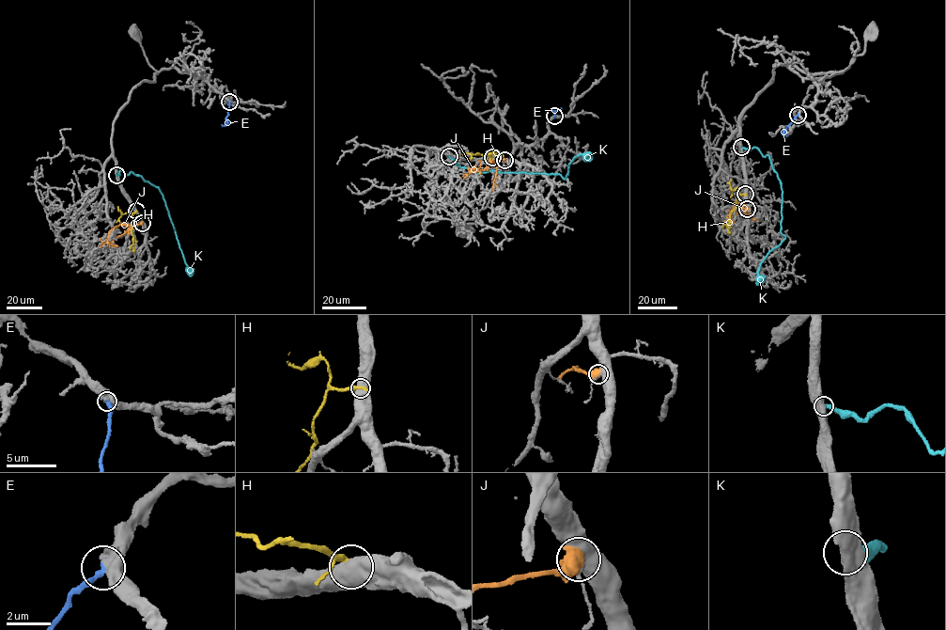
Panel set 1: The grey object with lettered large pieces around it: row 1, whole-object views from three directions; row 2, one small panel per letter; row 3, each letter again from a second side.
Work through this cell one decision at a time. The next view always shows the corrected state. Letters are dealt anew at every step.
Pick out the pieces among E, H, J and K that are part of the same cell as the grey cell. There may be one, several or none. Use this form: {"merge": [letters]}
{"merge": ["E"]}

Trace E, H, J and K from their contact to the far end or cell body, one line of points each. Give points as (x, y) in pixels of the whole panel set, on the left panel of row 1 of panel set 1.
E: (229, 102), (226, 123), (222, 124)
H: (137, 211), (131, 214), (133, 251)
J: (142, 223), (114, 227), (107, 236), (108, 242), (116, 246)
K: (116, 175), (121, 170), (127, 175), (132, 172), (159, 189), (187, 273), (191, 276)

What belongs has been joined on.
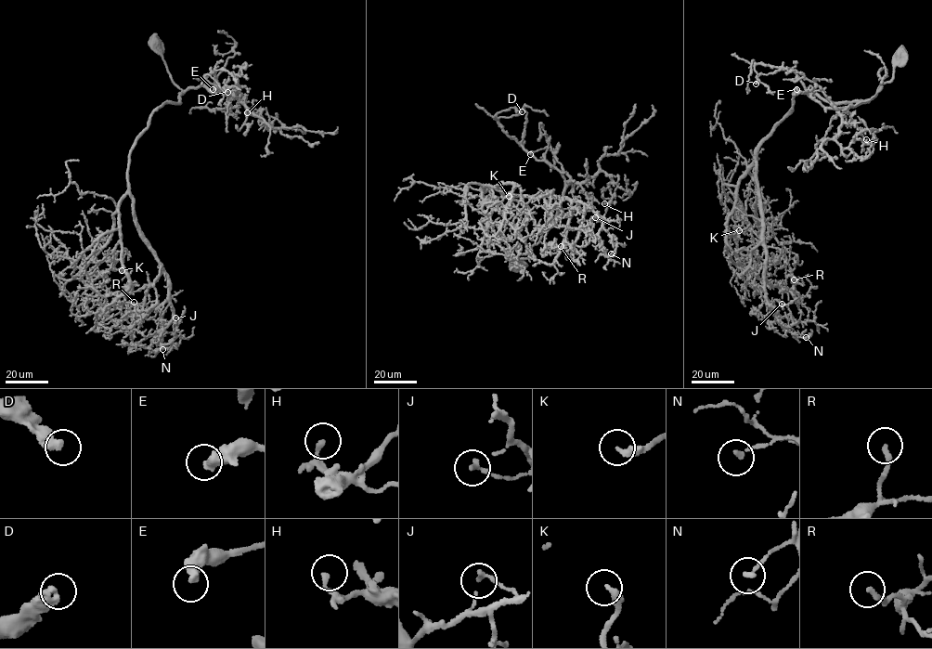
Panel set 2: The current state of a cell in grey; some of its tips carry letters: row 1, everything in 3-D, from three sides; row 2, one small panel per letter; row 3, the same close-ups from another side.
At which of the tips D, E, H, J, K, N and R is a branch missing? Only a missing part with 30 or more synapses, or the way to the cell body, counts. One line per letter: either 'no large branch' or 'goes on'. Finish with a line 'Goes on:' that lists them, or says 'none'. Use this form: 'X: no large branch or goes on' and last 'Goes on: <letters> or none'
D: no large branch
E: no large branch
H: no large branch
J: no large branch
K: no large branch
N: no large branch
R: no large branch
Goes on: none

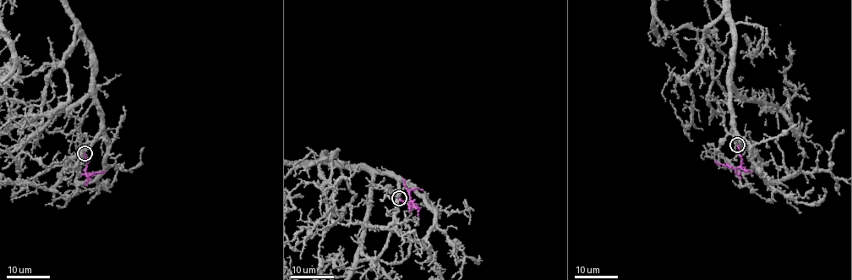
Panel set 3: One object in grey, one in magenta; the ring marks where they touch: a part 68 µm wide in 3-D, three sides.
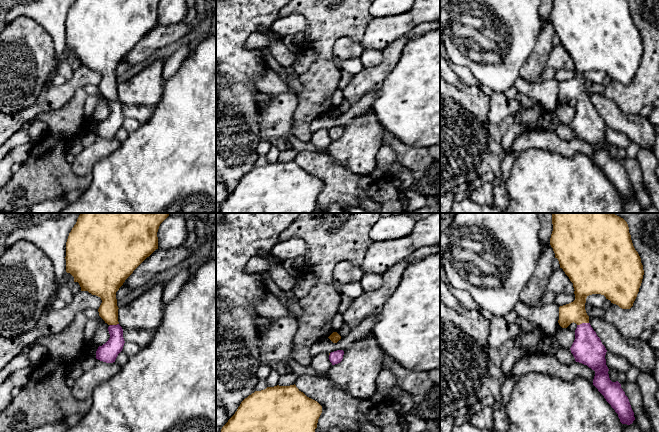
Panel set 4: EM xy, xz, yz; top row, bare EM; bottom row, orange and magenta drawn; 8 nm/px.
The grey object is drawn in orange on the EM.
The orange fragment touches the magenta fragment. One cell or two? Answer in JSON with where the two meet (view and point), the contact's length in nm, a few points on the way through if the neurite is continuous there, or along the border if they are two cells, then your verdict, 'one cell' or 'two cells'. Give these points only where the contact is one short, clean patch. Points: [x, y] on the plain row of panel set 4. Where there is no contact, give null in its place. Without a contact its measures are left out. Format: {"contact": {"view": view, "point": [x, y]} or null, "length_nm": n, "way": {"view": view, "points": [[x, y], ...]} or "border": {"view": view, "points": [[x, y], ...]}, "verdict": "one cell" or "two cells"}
{"contact": {"view": "yz", "point": [582, 98]}, "length_nm": 100, "way": {"view": "yz", "points": [[575, 87], [582, 98], [587, 124]]}, "verdict": "one cell"}

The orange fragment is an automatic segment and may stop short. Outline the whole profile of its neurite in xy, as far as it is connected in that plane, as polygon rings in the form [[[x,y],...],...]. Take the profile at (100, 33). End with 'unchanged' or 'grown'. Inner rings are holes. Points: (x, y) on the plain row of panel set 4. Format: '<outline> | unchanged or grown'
[[[75,0],[66,18],[66,48],[78,58],[81,67],[101,74],[99,92],[109,101],[109,116],[99,122],[96,135],[115,138],[124,122],[123,105],[118,98],[116,68],[133,47],[156,25],[160,0]]] | grown

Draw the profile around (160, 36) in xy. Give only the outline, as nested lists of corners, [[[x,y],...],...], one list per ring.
[[[180,23],[169,26],[158,24],[133,47],[122,62],[133,66],[150,60],[157,50],[183,38],[192,30],[192,27],[193,23]]]

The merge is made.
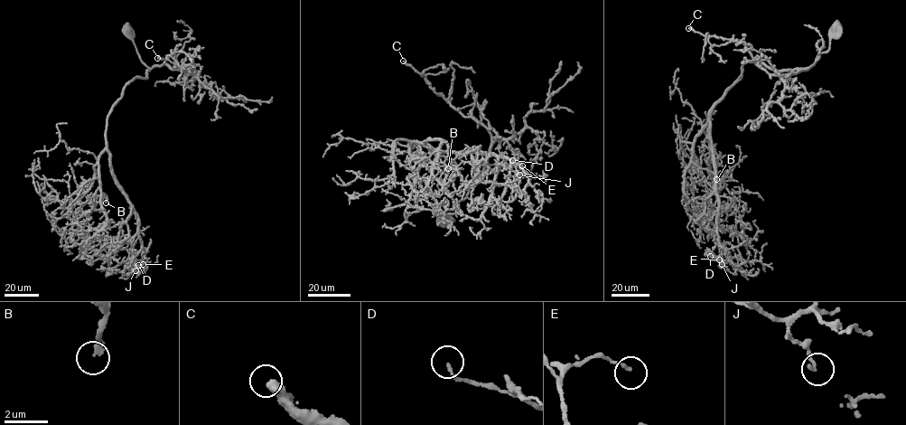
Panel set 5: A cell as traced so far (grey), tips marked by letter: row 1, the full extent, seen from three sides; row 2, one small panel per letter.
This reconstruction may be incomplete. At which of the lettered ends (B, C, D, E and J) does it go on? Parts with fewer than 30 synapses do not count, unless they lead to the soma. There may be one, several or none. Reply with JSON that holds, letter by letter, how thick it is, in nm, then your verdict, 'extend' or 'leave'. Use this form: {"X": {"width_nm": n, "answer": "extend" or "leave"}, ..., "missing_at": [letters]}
{"B": {"width_nm": 280, "answer": "extend"}, "C": {"width_nm": 440, "answer": "extend"}, "D": {"width_nm": 110, "answer": "leave"}, "E": {"width_nm": 120, "answer": "leave"}, "J": {"width_nm": 150, "answer": "leave"}, "missing_at": ["B", "C"]}

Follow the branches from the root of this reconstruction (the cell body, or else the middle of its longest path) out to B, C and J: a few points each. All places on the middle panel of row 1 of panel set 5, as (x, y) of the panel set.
B: (441, 221), (457, 213), (469, 188), (453, 162), (421, 144), (411, 154), (412, 142), (427, 143), (448, 168)
C: (441, 221), (457, 213), (460, 202), (480, 182), (491, 134), (452, 107), (422, 74), (403, 61)
J: (441, 221), (457, 213), (469, 188), (453, 162), (421, 144), (411, 154), (411, 144), (505, 158), (519, 174)

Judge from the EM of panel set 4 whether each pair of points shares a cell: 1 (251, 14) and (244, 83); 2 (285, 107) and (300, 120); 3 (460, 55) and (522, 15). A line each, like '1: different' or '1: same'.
1: same
2: different
3: same

